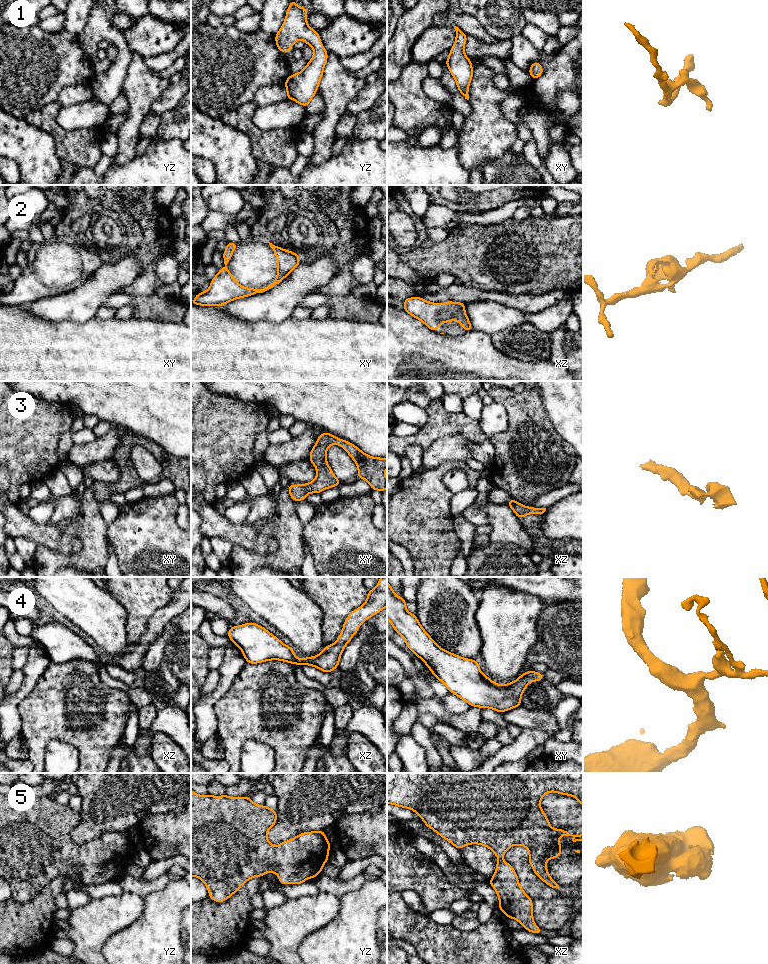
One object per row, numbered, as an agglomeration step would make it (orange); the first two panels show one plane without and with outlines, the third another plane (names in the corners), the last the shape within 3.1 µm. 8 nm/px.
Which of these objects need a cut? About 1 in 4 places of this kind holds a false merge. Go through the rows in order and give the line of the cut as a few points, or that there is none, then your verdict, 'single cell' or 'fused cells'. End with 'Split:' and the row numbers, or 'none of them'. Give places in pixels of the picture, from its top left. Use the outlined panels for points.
1: cut none; single cell
2: cut none; single cell
3: cut none; single cell
4: cut none; single cell
5: cut none; single cell
Split: none of them

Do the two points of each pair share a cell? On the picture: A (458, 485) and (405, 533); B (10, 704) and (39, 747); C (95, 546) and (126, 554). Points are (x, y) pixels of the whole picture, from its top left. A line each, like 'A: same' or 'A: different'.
A: different
B: different
C: different

